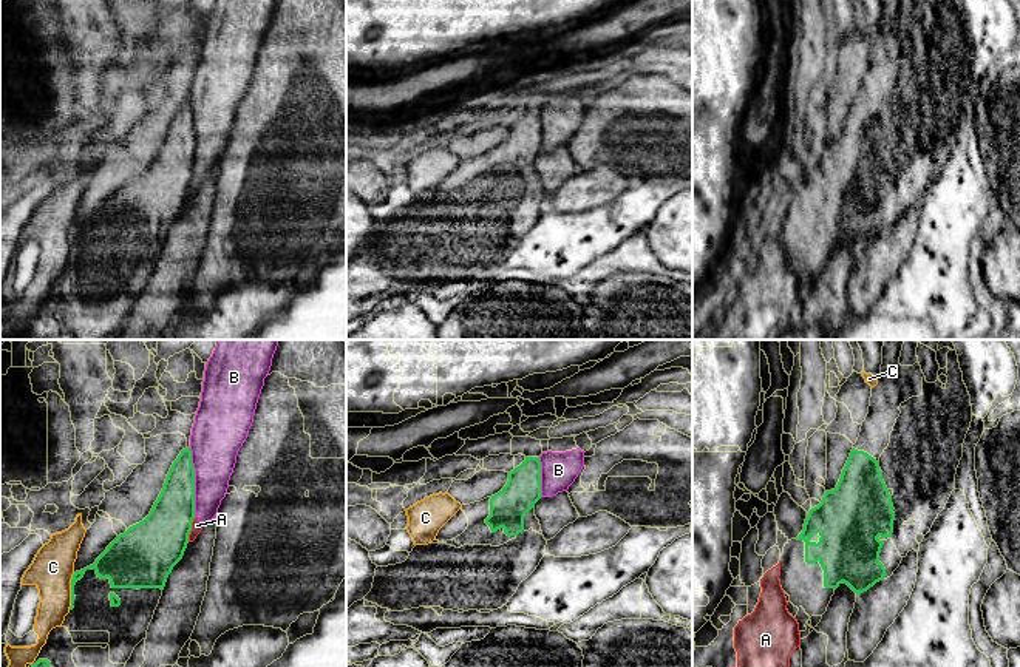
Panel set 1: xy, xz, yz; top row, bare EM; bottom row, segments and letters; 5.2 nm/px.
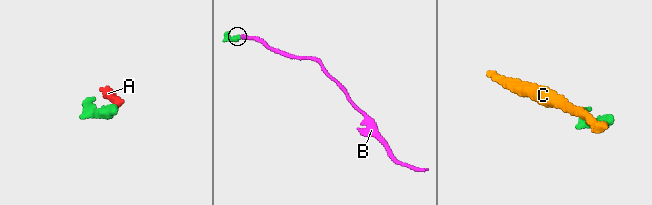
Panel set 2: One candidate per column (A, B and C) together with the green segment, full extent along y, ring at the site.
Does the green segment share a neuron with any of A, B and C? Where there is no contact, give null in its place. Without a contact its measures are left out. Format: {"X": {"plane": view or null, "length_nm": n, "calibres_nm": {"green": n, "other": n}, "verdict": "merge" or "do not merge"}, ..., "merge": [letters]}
{"A": {"plane": "xy", "length_nm": 130, "calibres_nm": {"green": 300, "other": 60}, "verdict": "do not merge"}, "B": {"plane": "xy", "length_nm": 360, "calibres_nm": {"green": 220, "other": 260}, "verdict": "do not merge"}, "C": {"plane": "xy", "length_nm": 190, "calibres_nm": {"green": 150, "other": 220}, "verdict": "do not merge"}, "merge": []}

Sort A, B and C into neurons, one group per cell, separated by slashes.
A B / C

